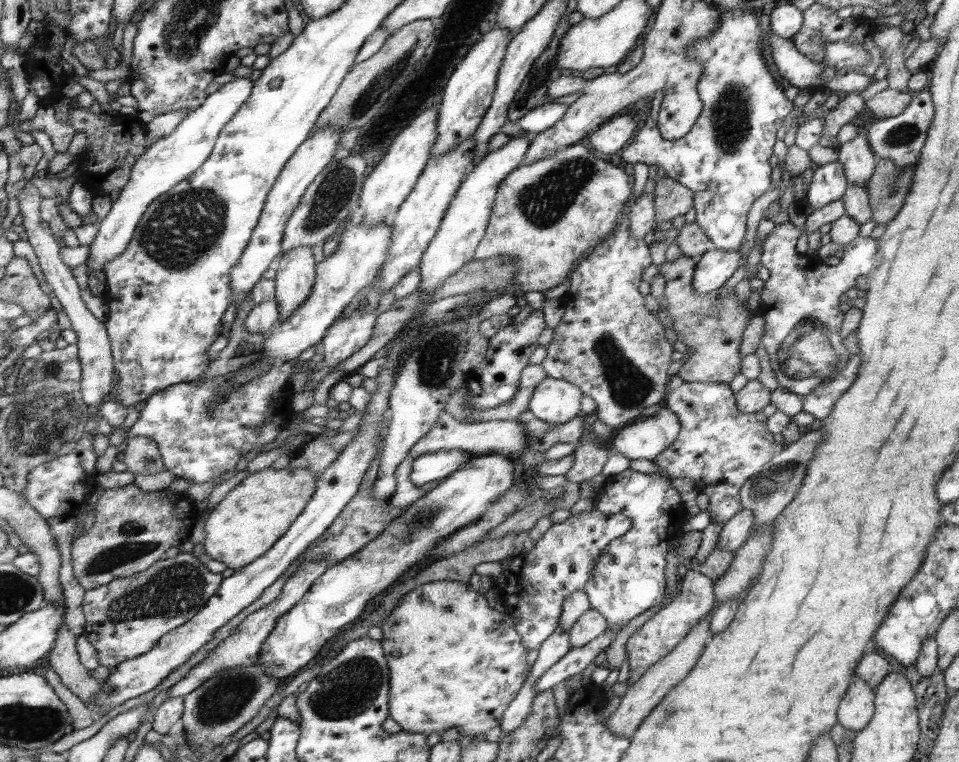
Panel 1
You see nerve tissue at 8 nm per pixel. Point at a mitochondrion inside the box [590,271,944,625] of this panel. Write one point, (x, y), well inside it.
(809, 350)

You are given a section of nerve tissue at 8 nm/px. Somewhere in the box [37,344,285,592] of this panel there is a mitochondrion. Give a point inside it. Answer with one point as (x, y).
(132, 545)

